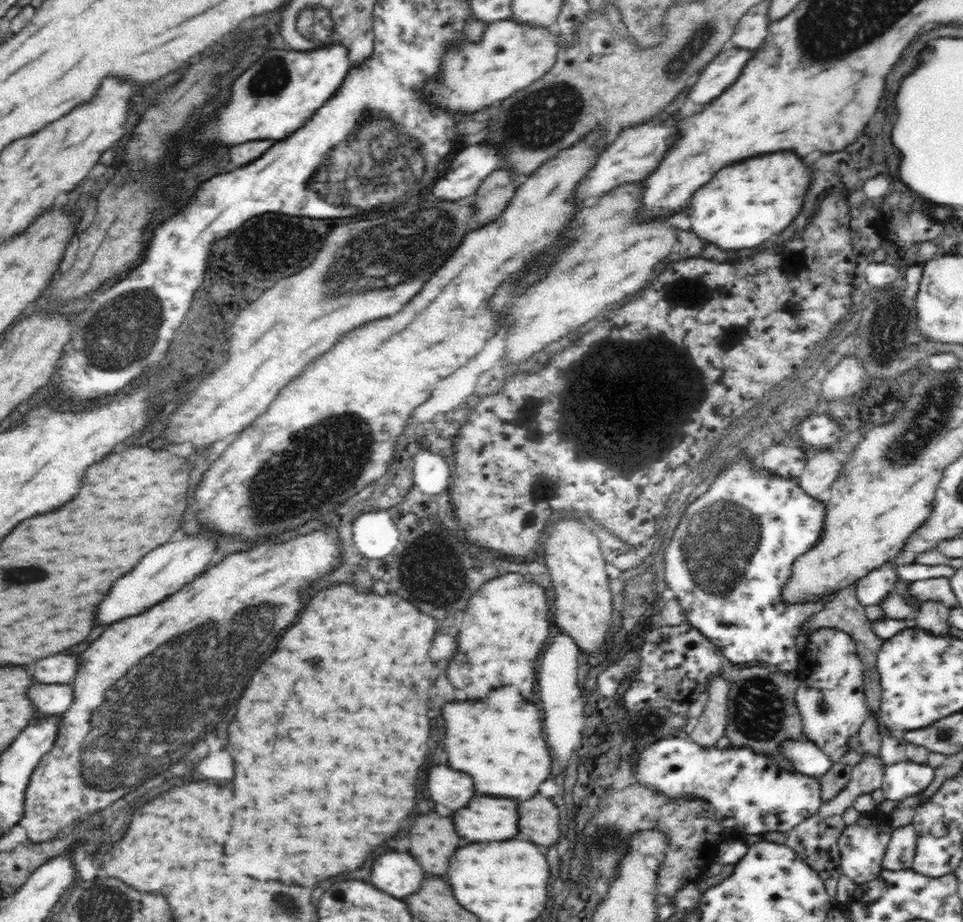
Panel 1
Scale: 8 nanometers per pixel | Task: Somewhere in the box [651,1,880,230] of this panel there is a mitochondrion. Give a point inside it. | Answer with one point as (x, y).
(703, 37)

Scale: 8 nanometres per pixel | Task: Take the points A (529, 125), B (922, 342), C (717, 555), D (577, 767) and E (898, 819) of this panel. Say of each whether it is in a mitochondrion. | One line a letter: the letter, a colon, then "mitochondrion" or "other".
A: mitochondrion
B: other
C: mitochondrion
D: other
E: other

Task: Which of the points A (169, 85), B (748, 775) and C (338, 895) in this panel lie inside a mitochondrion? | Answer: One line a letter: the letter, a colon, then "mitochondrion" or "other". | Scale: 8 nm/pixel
A: other
B: other
C: other

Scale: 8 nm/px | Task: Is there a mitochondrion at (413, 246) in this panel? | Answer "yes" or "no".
yes

